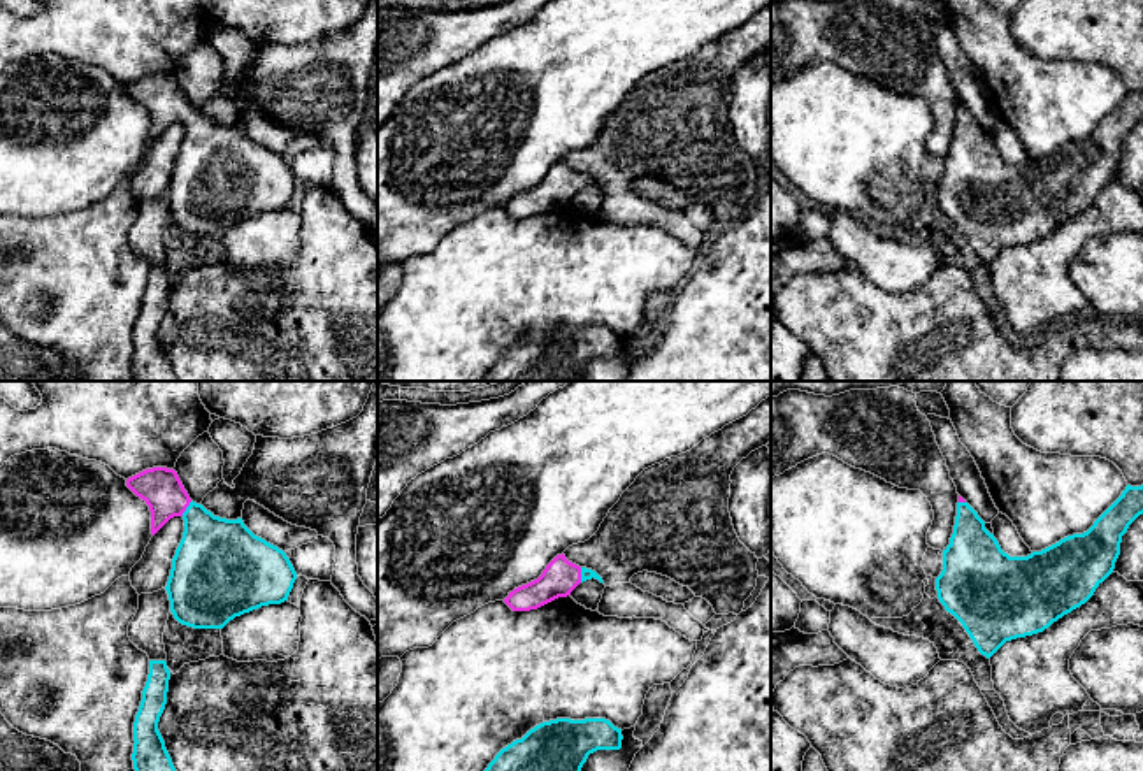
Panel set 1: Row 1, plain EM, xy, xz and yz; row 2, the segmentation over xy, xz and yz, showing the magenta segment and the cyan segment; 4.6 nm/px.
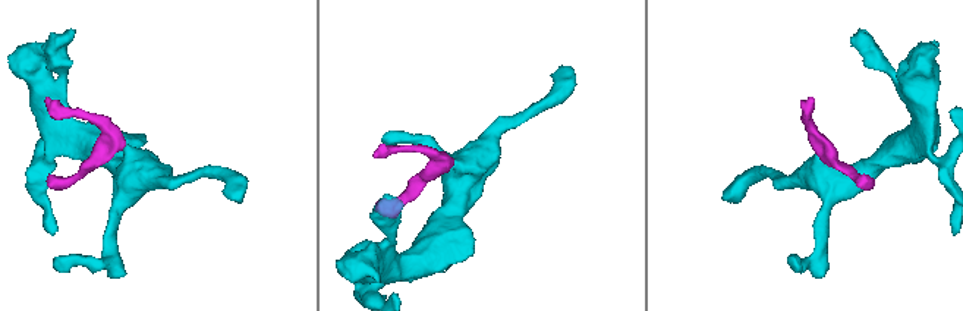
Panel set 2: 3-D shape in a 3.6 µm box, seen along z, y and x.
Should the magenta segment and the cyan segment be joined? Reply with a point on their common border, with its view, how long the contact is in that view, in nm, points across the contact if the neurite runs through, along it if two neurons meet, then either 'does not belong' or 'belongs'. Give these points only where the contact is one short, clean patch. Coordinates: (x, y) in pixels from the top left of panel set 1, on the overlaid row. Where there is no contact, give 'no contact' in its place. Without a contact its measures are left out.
meets magenta in xy at (186, 506); contact 90 nm long; runs through xy (160, 487), (176, 503), (186, 506), (215, 552); belongs

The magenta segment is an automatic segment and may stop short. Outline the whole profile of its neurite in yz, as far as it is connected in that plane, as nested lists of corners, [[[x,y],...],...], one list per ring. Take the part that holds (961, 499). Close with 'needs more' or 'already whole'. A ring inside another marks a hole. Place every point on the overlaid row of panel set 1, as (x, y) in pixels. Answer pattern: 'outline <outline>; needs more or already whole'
outline [[[1127,485],[1087,532],[1068,536],[1027,557],[1010,557],[1001,550],[994,534],[985,529],[978,513],[959,495],[953,534],[950,544],[943,550],[943,571],[936,578],[938,599],[962,623],[978,652],[990,659],[1006,641],[1043,632],[1053,622],[1085,604],[1113,573],[1122,536],[1139,515],[1143,515],[1143,485]]]; needs more

